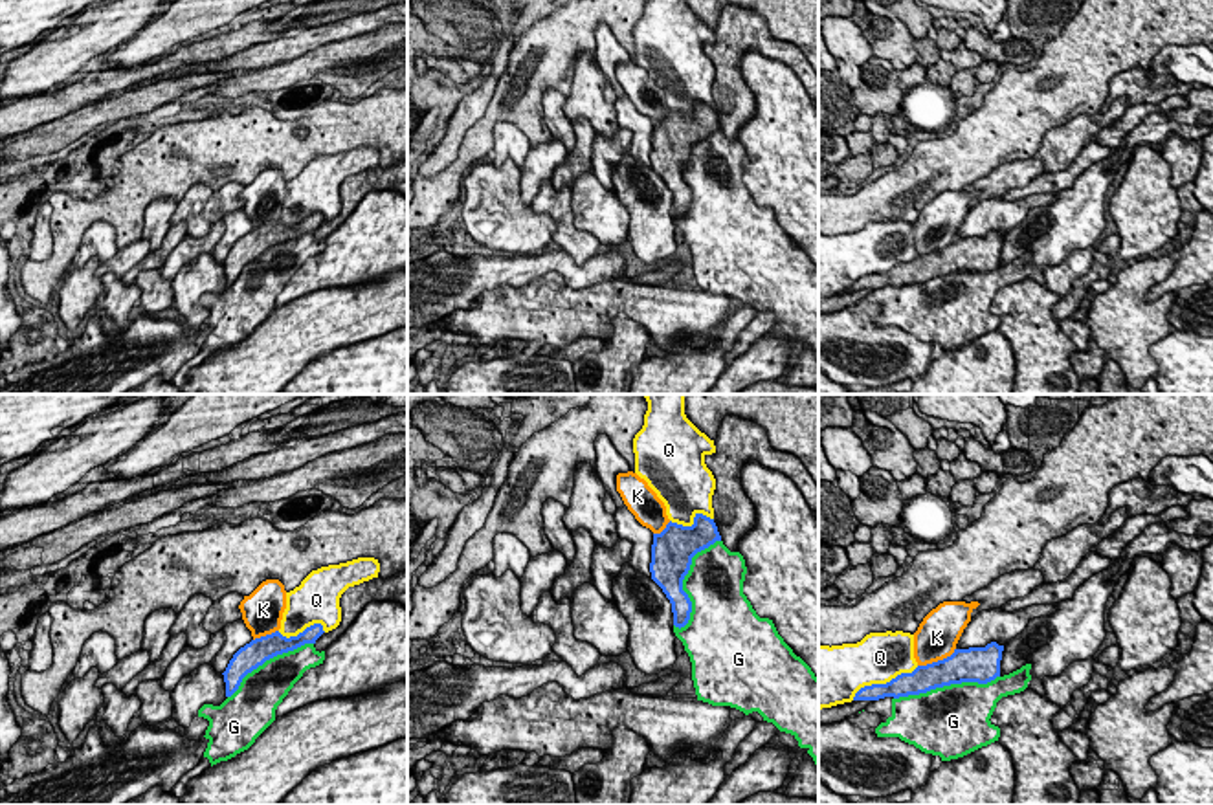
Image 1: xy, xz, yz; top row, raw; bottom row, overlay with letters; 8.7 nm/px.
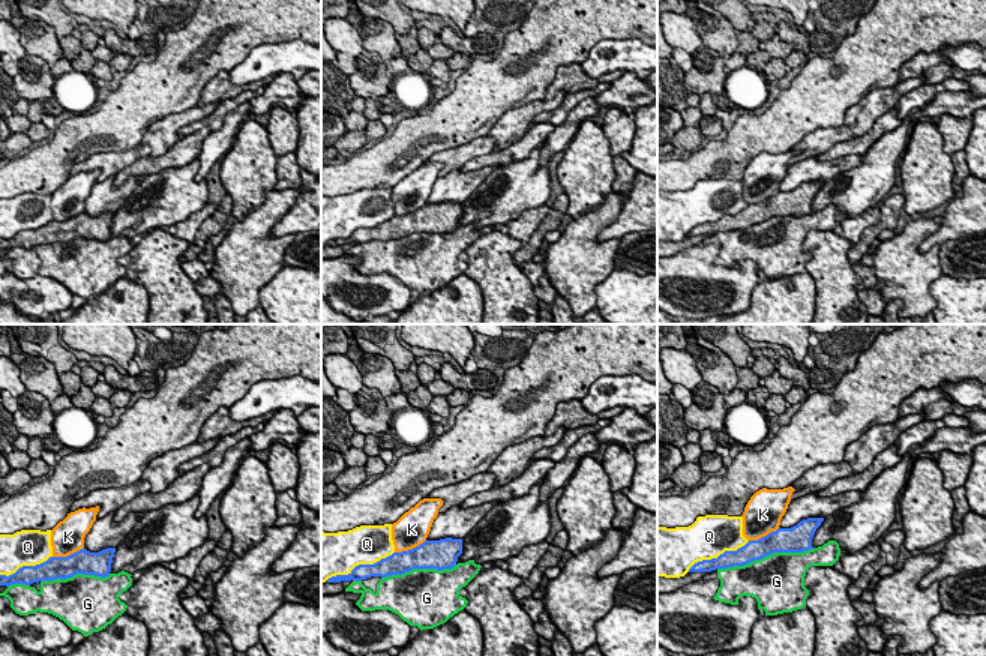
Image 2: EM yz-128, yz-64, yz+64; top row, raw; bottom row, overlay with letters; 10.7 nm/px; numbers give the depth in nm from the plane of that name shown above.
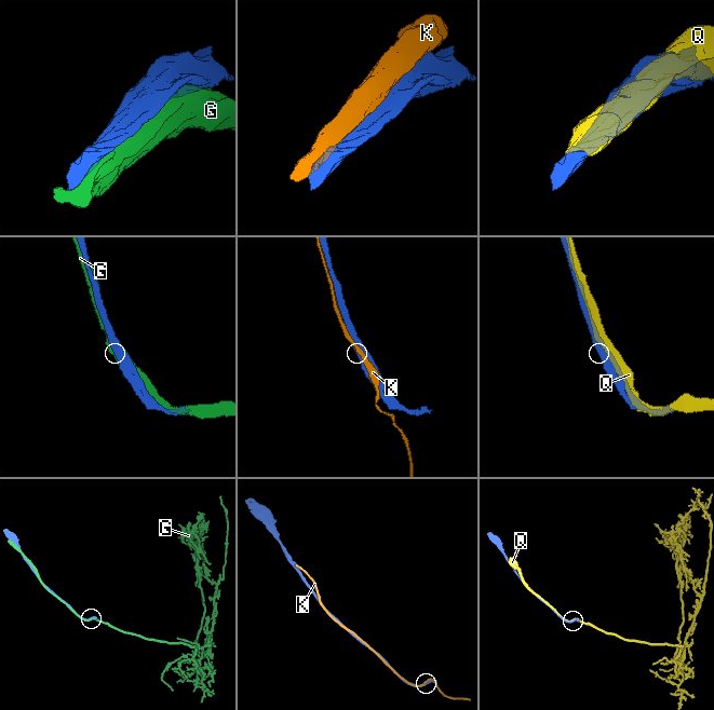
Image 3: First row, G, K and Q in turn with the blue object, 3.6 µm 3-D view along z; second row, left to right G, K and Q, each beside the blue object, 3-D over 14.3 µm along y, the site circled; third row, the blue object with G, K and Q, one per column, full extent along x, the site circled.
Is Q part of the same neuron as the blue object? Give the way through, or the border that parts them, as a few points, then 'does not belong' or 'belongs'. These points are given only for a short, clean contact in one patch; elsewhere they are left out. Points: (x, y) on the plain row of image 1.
does not belong

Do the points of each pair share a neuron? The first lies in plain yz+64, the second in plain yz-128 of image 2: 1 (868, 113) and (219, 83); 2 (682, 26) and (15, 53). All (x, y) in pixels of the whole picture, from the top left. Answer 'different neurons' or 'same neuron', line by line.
1: different neurons
2: same neuron

